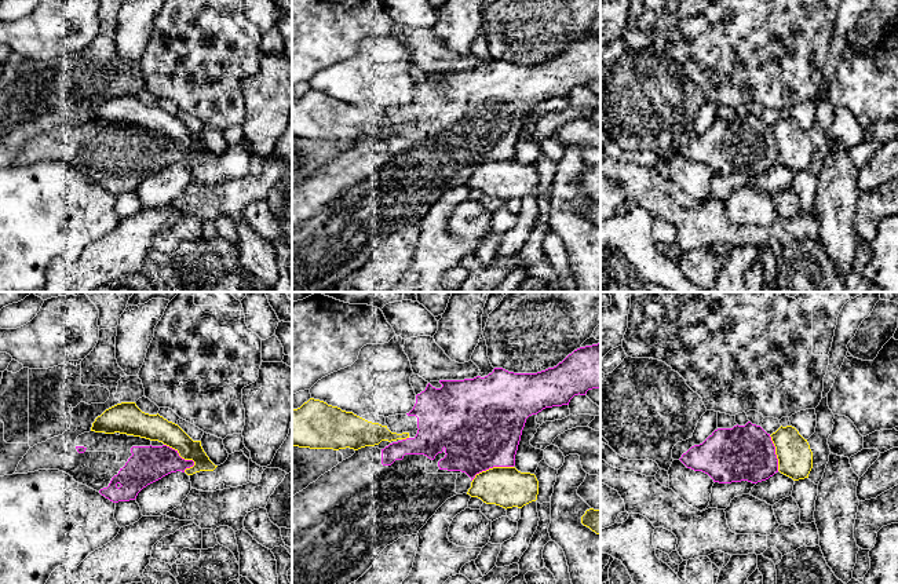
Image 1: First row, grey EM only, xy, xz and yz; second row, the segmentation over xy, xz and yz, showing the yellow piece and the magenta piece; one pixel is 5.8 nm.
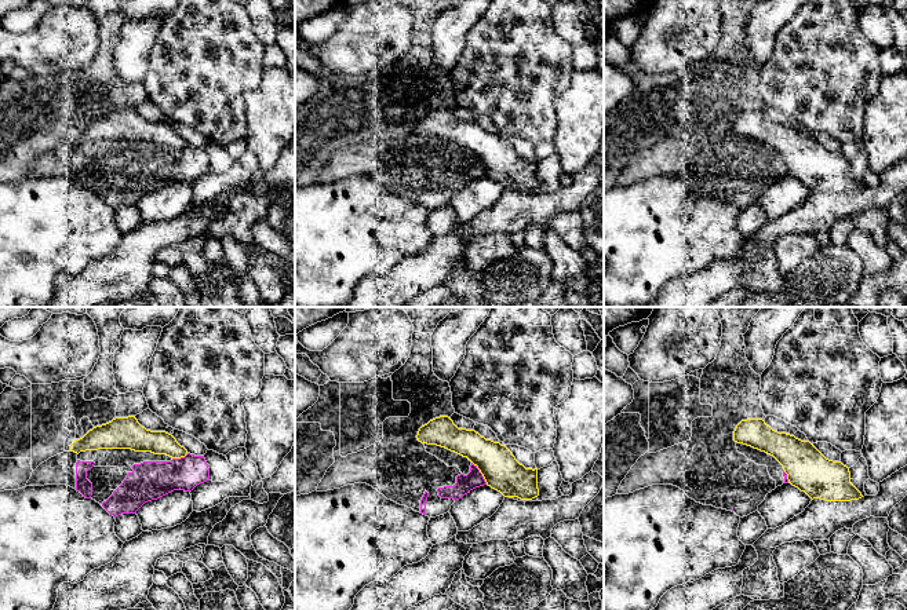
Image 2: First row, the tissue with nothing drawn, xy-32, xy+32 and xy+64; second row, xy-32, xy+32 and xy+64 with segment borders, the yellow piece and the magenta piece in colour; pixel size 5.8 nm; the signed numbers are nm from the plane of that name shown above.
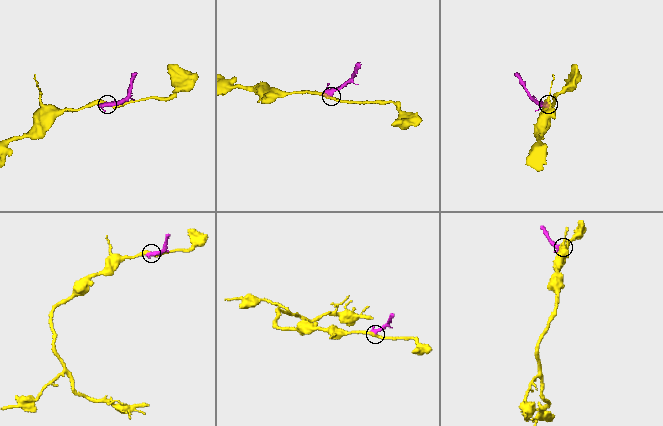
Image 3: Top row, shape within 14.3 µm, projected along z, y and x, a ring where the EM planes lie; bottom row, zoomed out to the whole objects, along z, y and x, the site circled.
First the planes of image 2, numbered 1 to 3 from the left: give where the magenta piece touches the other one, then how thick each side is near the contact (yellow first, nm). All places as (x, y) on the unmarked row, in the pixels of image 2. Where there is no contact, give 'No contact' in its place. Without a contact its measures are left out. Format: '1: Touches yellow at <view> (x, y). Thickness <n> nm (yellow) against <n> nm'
1: Touches yellow at xy-32 (179, 149). Thickness 140 nm (yellow) against 220 nm
2: Touches yellow at xy+32 (480, 163). Thickness 220 nm (yellow) against 100 nm
3: Touches yellow at xy+64 (787, 168). Thickness 240 nm (yellow) against 30 nm

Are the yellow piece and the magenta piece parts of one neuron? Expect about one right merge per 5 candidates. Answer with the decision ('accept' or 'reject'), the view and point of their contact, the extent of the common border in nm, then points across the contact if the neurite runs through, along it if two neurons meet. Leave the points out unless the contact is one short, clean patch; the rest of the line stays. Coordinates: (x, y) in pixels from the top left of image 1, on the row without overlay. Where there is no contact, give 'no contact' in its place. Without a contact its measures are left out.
reject | xy (181, 148) | 220 nm

